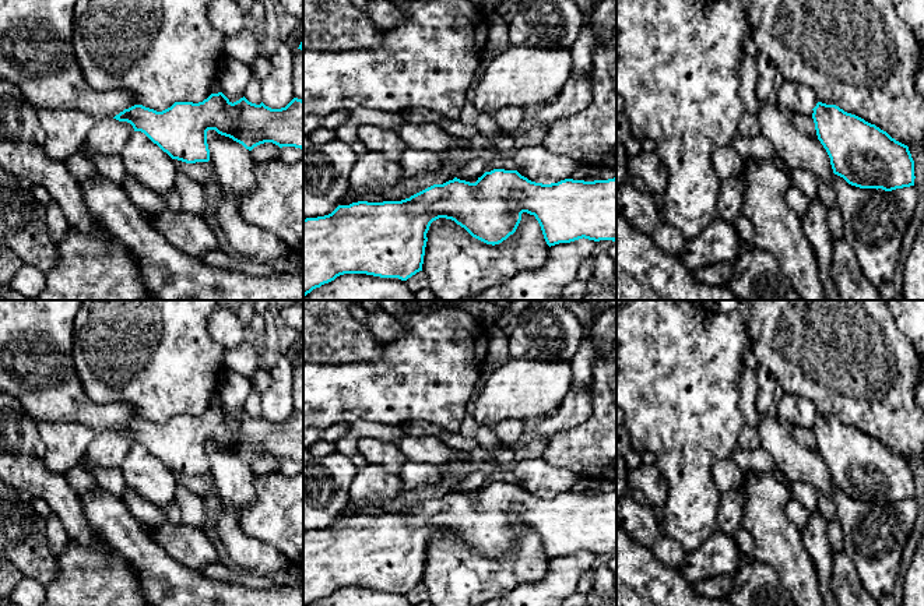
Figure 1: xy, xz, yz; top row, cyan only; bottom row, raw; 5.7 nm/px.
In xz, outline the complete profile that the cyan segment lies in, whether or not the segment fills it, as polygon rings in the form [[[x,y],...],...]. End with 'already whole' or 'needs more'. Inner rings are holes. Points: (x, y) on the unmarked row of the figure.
[[[493,482],[475,496],[454,490],[401,514],[338,518],[329,528],[303,532],[303,606],[344,586],[407,593],[422,584],[426,546],[433,533],[452,532],[472,550],[495,559],[516,545],[523,525],[535,529],[549,560],[583,550],[615,554],[616,490],[594,494],[565,492],[542,497],[528,493],[517,483]]]; already whole

